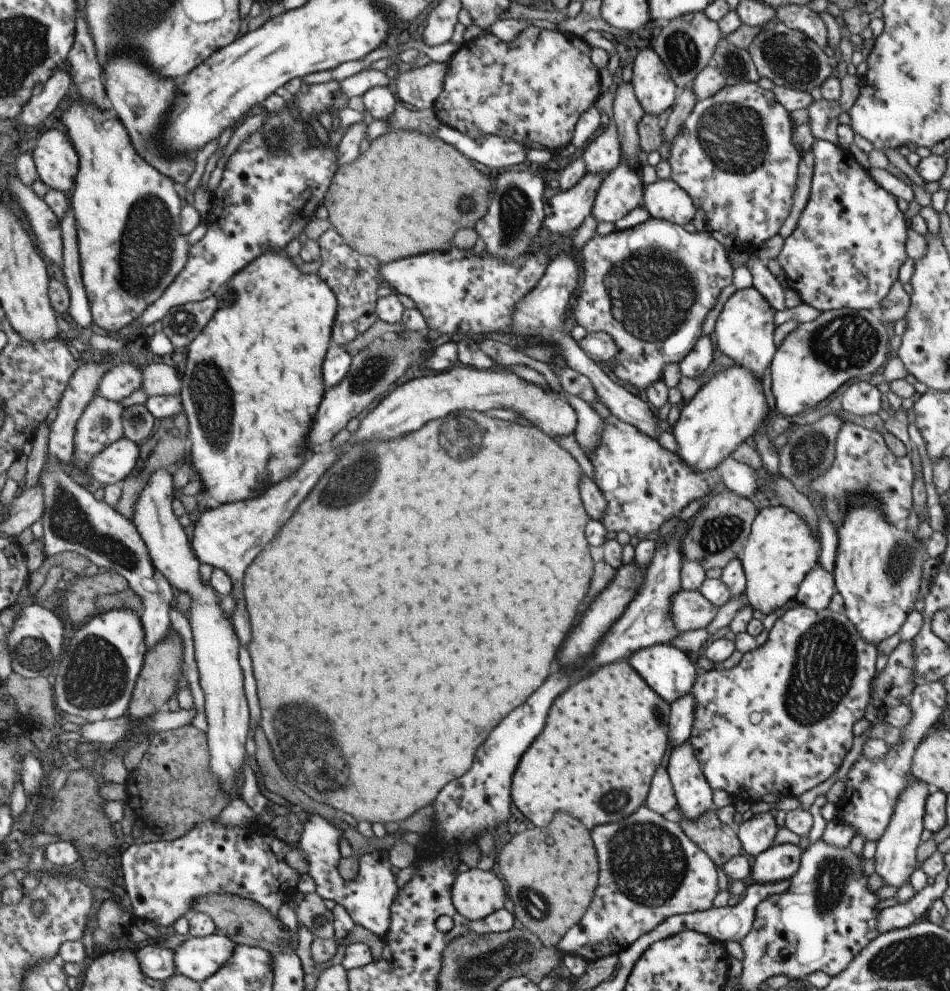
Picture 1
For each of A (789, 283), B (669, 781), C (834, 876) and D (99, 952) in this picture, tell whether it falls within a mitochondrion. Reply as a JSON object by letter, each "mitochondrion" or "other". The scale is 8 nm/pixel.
{"A":"other","B":"other","C":"mitochondrion","D":"other"}

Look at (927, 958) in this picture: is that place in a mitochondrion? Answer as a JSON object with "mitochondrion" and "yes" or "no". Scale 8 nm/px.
{"mitochondrion":"yes"}

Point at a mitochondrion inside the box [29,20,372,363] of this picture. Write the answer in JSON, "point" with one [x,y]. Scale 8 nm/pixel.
{"point":[146,252]}

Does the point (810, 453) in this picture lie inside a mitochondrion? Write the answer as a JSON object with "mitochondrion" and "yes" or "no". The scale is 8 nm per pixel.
{"mitochondrion":"yes"}

